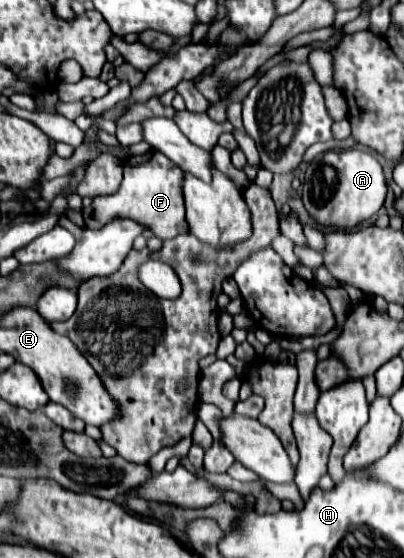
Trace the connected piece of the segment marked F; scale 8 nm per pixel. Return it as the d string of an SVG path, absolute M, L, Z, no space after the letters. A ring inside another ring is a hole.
M148 151L146 154L131 156L124 163L124 181L120 189L112 195L94 197L92 205L82 211L86 227L100 229L106 223L114 221L114 217L130 217L146 225L156 237L172 239L180 233L188 233L186 217L184 217L184 199L182 199L182 179L184 171L174 165L166 155L158 151Z

